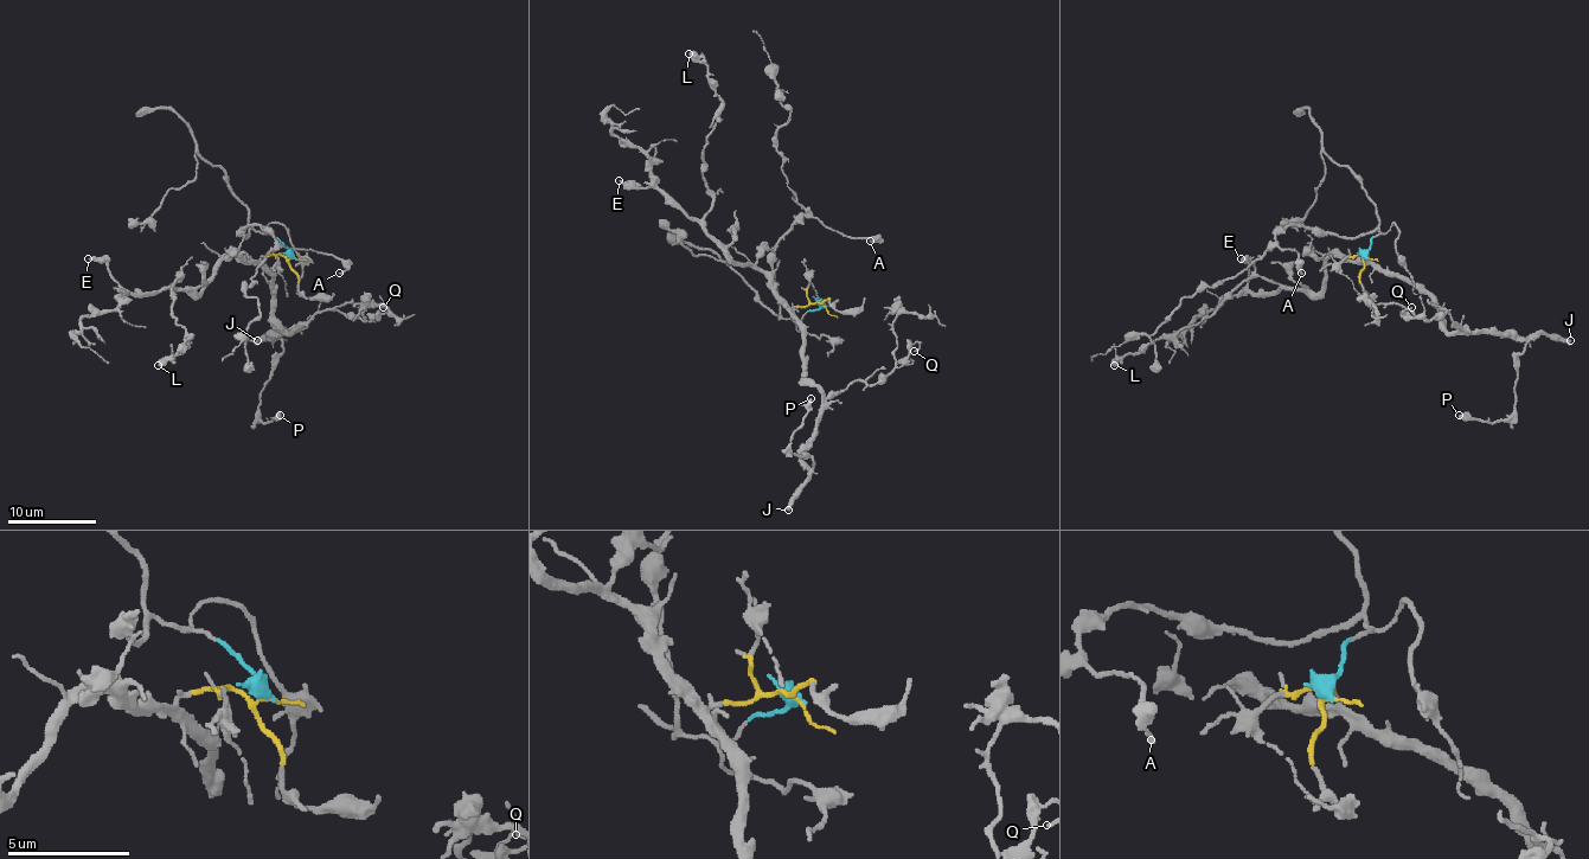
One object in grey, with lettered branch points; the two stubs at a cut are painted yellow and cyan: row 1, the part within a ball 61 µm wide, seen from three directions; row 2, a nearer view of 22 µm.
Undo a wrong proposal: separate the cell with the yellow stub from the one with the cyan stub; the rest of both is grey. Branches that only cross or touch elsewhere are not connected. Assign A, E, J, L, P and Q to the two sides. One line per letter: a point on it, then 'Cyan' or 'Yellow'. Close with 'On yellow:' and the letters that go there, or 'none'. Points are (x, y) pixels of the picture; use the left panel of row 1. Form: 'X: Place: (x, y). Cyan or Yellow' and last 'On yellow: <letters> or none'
A: Place: (339, 273). Cyan
E: Place: (88, 258). Yellow
J: Place: (257, 340). Yellow
L: Place: (158, 365). Yellow
P: Place: (280, 415). Yellow
Q: Place: (383, 307). Yellow
On yellow: E, J, L, P, Q

